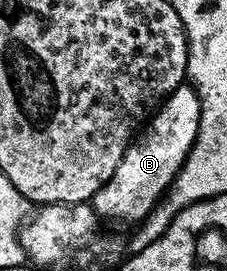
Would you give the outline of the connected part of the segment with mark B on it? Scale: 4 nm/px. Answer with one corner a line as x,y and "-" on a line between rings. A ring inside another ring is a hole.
182,83
139,129
122,162
118,162
118,170
114,170
109,180
92,196
90,203
97,215
101,219
112,218
132,225
147,220
160,197
172,185
172,179
180,173
180,167
186,162
196,141
199,125
198,94
191,83

